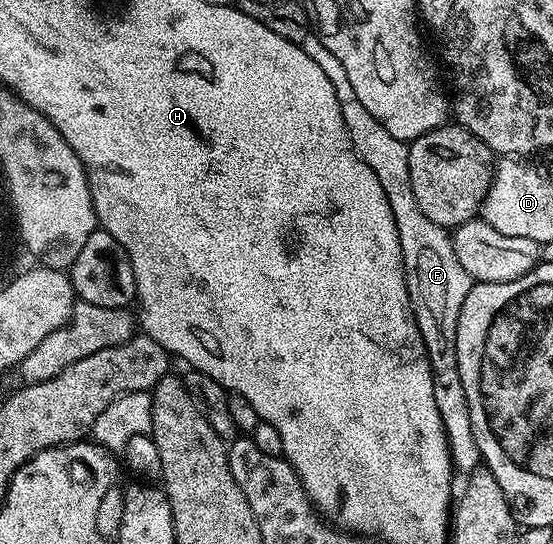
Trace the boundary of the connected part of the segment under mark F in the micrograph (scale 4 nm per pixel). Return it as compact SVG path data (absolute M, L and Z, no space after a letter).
M311 35L303 39L300 48L305 51L308 59L312 59L312 63L316 67L320 67L320 71L324 75L328 75L330 88L336 91L338 111L344 115L346 136L354 144L357 160L361 161L363 166L370 170L373 177L378 180L378 185L384 187L387 206L394 216L396 239L402 245L404 287L410 296L412 320L417 323L418 335L424 339L426 344L428 368L434 372L432 375L434 409L440 411L442 432L450 448L450 459L453 468L457 472L459 469L462 475L469 475L470 472L479 466L482 456L476 447L476 435L472 435L472 415L468 415L468 399L464 395L464 383L460 383L460 367L456 359L456 343L454 340L456 339L458 312L468 295L472 279L468 275L468 271L464 271L464 267L460 267L460 259L456 259L453 236L443 226L432 223L432 219L428 219L428 215L424 215L424 211L420 211L420 207L412 195L412 183L410 182L410 172L408 171L409 144L396 139L396 135L391 135L387 129L380 127L380 123L376 123L376 119L372 119L372 115L368 115L368 111L364 111L364 106L361 105L360 99L356 99L356 91L352 91L352 83L348 83L348 75L344 75L344 66L340 64L340 59L336 59L336 55L332 55L332 51L328 51L328 47L324 47L324 43L317 35Z

